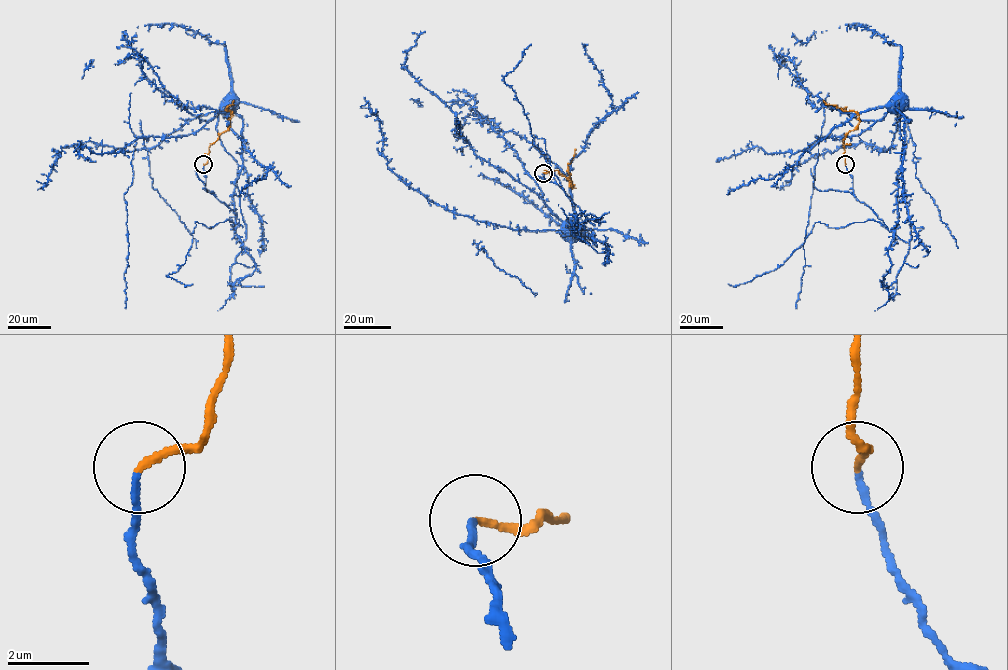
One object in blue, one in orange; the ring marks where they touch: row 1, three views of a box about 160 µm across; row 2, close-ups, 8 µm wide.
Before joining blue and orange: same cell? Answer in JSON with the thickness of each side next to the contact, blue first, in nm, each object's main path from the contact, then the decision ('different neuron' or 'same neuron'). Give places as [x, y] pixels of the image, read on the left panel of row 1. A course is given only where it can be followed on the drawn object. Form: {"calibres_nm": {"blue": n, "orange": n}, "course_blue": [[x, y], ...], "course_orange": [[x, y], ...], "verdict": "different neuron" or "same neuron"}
{"calibres_nm": {"blue": 150, "orange": 170}, "course_blue": [[204, 165], [205, 188], [236, 215], [239, 224], [235, 231], [233, 192], [242, 167], [242, 119], [232, 100]], "course_orange": [[204, 165], [208, 159], [208, 147], [228, 129], [231, 111], [226, 108], [233, 101]], "verdict": "same neuron"}

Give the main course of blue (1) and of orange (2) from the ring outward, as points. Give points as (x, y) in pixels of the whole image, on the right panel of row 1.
1: (845, 165), (854, 196), (893, 231), (897, 222), (897, 171), (904, 147), (904, 119), (893, 105), (896, 100)
2: (845, 165), (843, 140), (859, 123), (859, 117), (856, 112), (842, 110), (823, 101)

